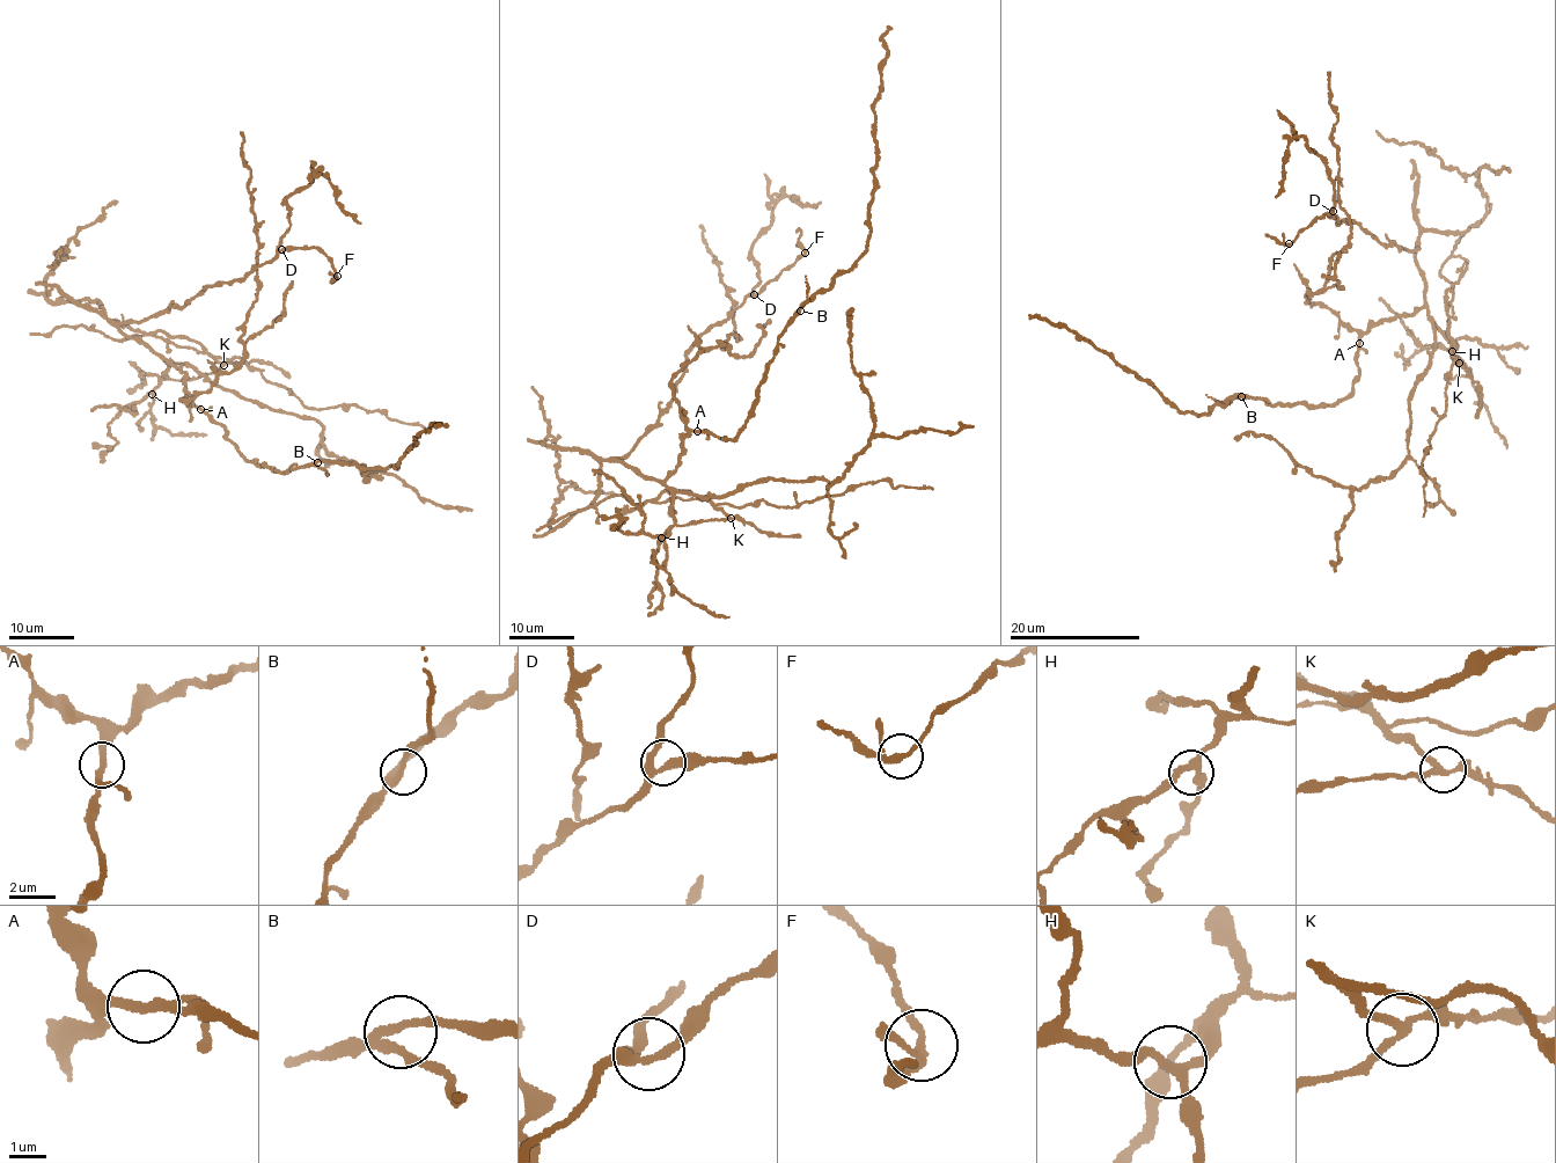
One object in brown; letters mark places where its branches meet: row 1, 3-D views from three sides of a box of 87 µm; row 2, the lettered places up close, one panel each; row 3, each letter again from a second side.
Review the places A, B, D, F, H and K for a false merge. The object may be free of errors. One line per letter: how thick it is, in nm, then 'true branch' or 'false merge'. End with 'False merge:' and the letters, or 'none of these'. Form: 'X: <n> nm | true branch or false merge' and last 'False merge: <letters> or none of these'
A: 200 nm | true branch
B: 200 nm | true branch
D: 240 nm | true branch
F: 180 nm | true branch
H: 220 nm | true branch
K: 200 nm | false merge
False merge: K

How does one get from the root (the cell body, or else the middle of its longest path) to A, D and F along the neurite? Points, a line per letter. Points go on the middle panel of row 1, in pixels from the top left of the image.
A: (682, 440), (682, 434), (697, 431)
D: (682, 440), (680, 463), (662, 480), (616, 460), (630, 454), (666, 409), (704, 333), (754, 294)
F: (682, 440), (680, 463), (662, 480), (616, 460), (630, 454), (666, 409), (704, 333), (728, 319), (805, 253)

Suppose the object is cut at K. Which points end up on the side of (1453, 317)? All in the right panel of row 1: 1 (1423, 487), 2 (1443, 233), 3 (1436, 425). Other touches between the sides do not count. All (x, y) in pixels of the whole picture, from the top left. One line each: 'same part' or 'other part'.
1: same part
2: other part
3: same part

